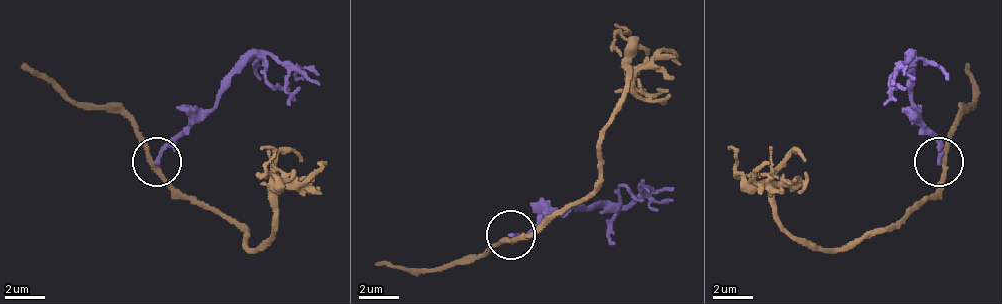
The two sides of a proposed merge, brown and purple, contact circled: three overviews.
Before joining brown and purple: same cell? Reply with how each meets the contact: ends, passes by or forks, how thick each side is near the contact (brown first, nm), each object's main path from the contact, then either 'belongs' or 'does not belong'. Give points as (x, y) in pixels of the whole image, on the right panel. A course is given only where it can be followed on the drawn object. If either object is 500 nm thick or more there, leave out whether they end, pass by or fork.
brown passes by; purple ends; calibres 240 and 200 nm; course brown (942, 160), (942, 185), (893, 229), (838, 249), (794, 234), (759, 185), (745, 175), (735, 151), (730, 151); course purple (937, 160), (937, 136), (913, 101), (913, 57), (898, 72), (883, 106); does not belong

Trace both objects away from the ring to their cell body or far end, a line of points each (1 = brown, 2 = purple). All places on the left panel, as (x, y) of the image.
1: (153, 160), (172, 185), (241, 229), (251, 249), (271, 234), (271, 185), (261, 175), (271, 151), (261, 151)
2: (157, 160), (256, 57), (271, 57), (286, 72), (286, 106)

